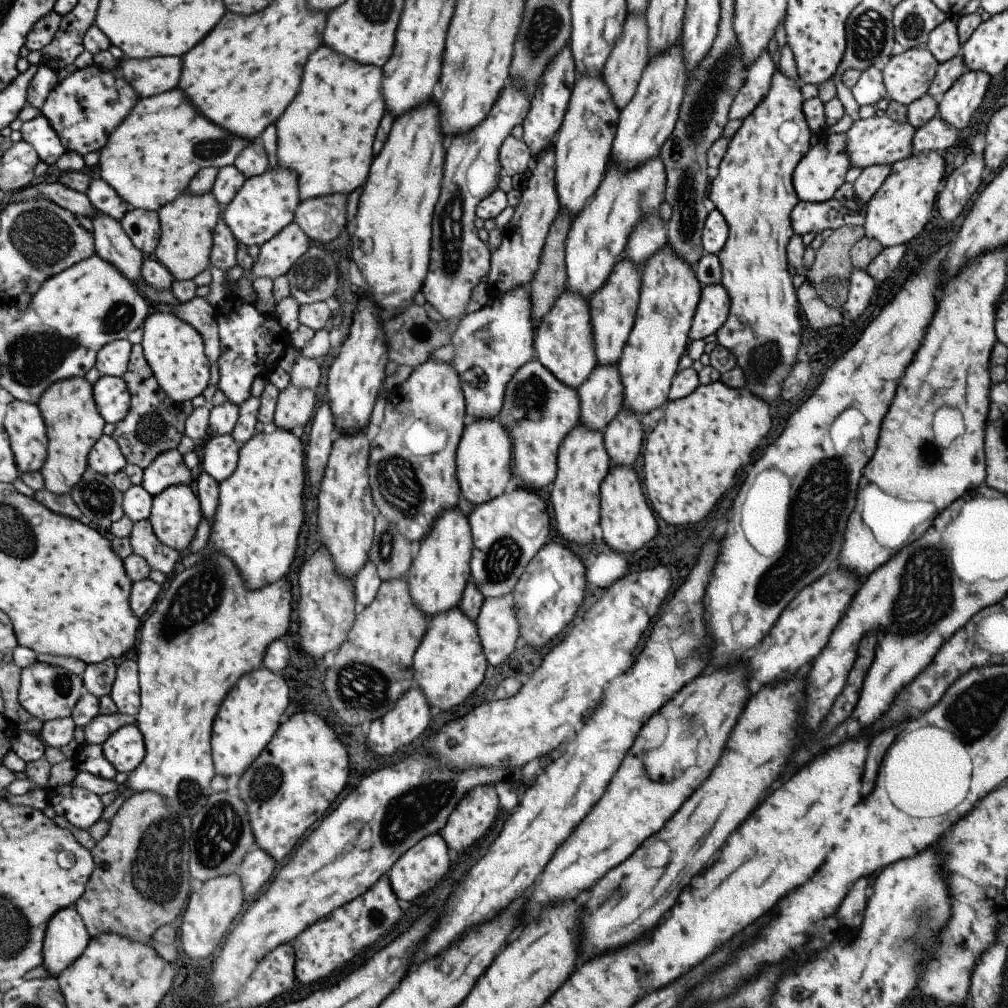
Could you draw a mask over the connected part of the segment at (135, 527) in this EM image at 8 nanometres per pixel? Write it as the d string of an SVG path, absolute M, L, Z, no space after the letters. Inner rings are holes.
M148 518L132 523L132 529L128 539L132 552L142 556L149 565L150 570L158 570L164 575L173 570L179 553L170 549L168 546L161 544L161 542L157 540L157 537L153 534L152 526Z

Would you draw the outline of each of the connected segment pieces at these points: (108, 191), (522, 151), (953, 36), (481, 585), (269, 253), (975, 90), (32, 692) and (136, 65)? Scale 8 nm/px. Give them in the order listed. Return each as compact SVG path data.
M94 175L85 192L93 209L106 214L115 220L120 218L129 209L128 204L119 198L119 195L103 179Z
M509 135L499 147L498 161L502 168L501 175L525 174L531 164L530 150L522 140Z
M948 15L939 26L936 26L928 34L924 47L938 63L942 63L959 54L961 44L958 42L956 31L958 17L958 15Z
M523 486L475 505L468 514L472 538L470 580L484 598L511 593L527 563L548 541L549 516L545 500L543 494Z
M291 221L260 246L257 262L252 263L248 273L249 280L254 282L258 277L273 280L284 275L308 248L308 236Z
M965 71L937 99L936 116L955 127L957 131L967 126L971 114L979 108L985 96L989 75L981 71Z
M37 660L22 672L20 701L23 708L44 723L55 719L66 719L79 700L81 694L81 678L67 672L66 668L58 667Z
M180 56L122 58L117 67L122 72L122 77L130 82L138 98L141 98L177 87L182 71L182 58Z

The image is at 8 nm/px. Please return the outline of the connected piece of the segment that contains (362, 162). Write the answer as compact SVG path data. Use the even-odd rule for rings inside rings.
M319 46L315 52L311 52L311 56L307 59L305 66L303 67L303 74L301 75L301 84L299 84L299 90L295 95L295 98L291 100L291 103L285 109L285 112L279 116L274 122L276 128L276 158L277 167L282 169L291 169L295 172L298 178L298 197L301 201L305 199L314 199L315 197L334 195L335 193L348 194L351 190L354 190L357 186L361 186L365 180L367 180L367 168L371 164L371 142L375 135L375 129L381 119L383 108L383 97L381 97L381 70L373 65L363 66L361 63L357 63L353 60L347 60L347 57L340 54L331 52L329 47Z

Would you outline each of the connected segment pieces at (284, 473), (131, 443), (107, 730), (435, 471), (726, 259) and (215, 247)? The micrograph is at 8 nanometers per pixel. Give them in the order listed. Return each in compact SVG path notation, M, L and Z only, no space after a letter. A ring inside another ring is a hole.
M275 427L271 433L264 433L263 431L255 433L247 442L240 445L235 470L218 484L218 505L205 547L196 554L189 554L183 557L182 565L184 567L191 566L198 560L201 560L207 553L219 551L222 555L227 555L234 566L239 568L239 572L241 572L241 576L243 576L243 580L245 580L245 584L247 584L249 588L261 588L261 586L263 586L263 580L265 580L265 584L269 584L269 582L275 582L275 580L279 580L281 576L285 576L287 570L289 570L289 564L291 564L289 560L293 560L295 546L297 546L297 536L299 536L299 528L301 528L301 522L303 522L303 496L301 496L301 492L303 492L305 486L305 476L303 444L299 437L295 437L293 433L287 429L277 427Z
M140 343L131 345L128 367L121 378L130 394L130 405L125 418L114 424L110 436L114 437L127 465L137 465L144 469L158 454L175 449L179 444L181 436L184 435L186 416L181 411L181 404L173 402L160 390L152 370L144 359Z
M119 712L110 715L98 714L78 731L79 741L81 746L85 744L102 745L107 737L118 728L135 724L136 718L131 715L124 715Z
M430 359L417 365L398 389L398 393L386 400L383 420L370 442L367 474L375 511L383 512L385 519L393 523L405 539L413 542L420 541L430 531L434 518L441 511L457 504L460 488L455 478L455 454L464 427L464 398L451 362Z
M779 69L771 75L769 90L766 95L758 102L758 105L751 111L749 116L746 116L742 121L739 128L733 134L733 138L730 138L727 143L727 148L721 162L718 164L718 172L716 177L709 183L707 188L707 196L711 202L713 202L715 209L717 209L725 219L728 226L728 235L724 242L723 248L716 254L718 261L720 262L720 283L725 287L727 291L730 305L728 306L728 313L726 321L714 332L716 336L716 343L722 347L727 348L729 352L736 358L736 365L742 370L744 379L746 382L745 388L751 394L758 396L761 400L767 403L767 400L773 400L777 396L781 386L781 380L787 376L790 368L796 362L795 355L799 348L801 338L804 333L801 332L801 316L798 312L797 297L795 296L795 290L793 290L793 278L789 276L787 271L787 259L786 259L786 246L788 240L791 238L791 224L790 212L798 201L797 195L793 190L792 185L792 172L799 160L803 158L806 150L809 148L809 138L811 138L810 128L807 126L803 111L802 102L804 101L801 95L800 88L796 83L796 80L787 78Z
M220 212L212 232L210 266L217 267L226 272L232 266L237 265L235 258L236 246L237 242L230 228L224 223L224 218Z

